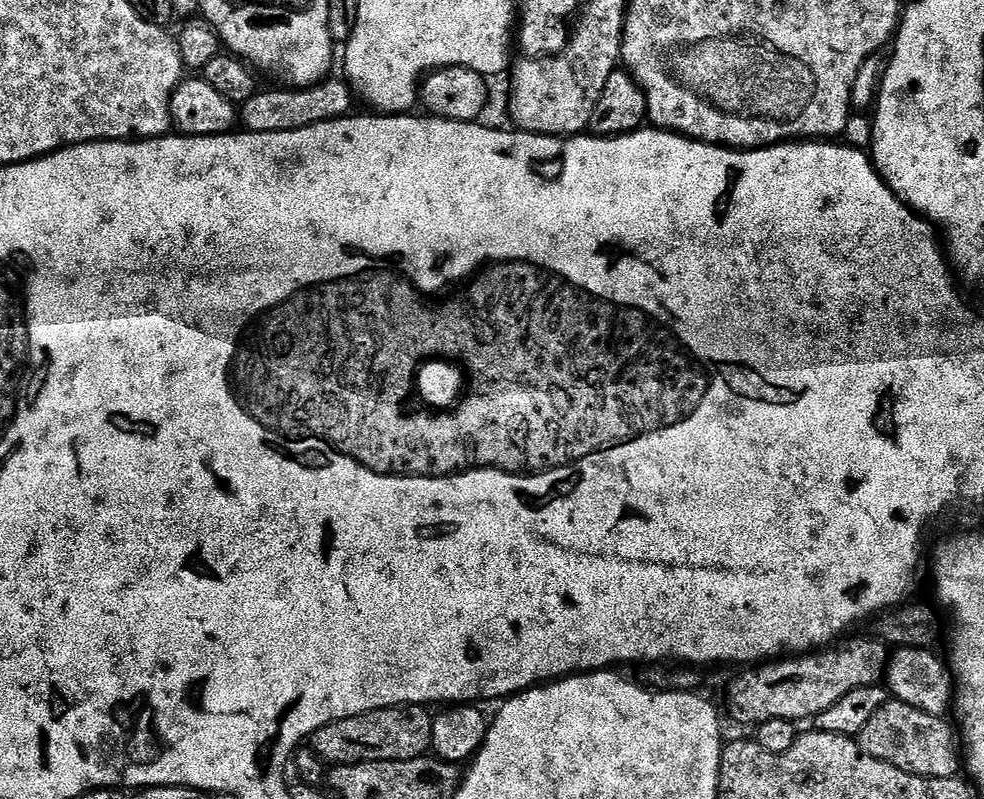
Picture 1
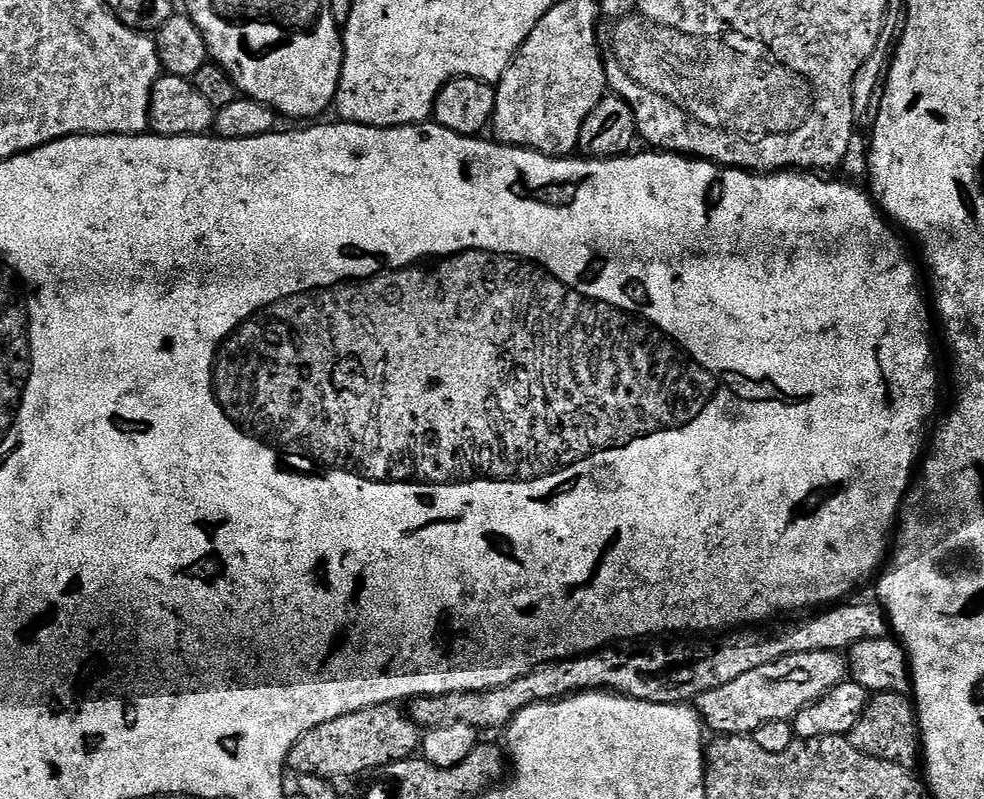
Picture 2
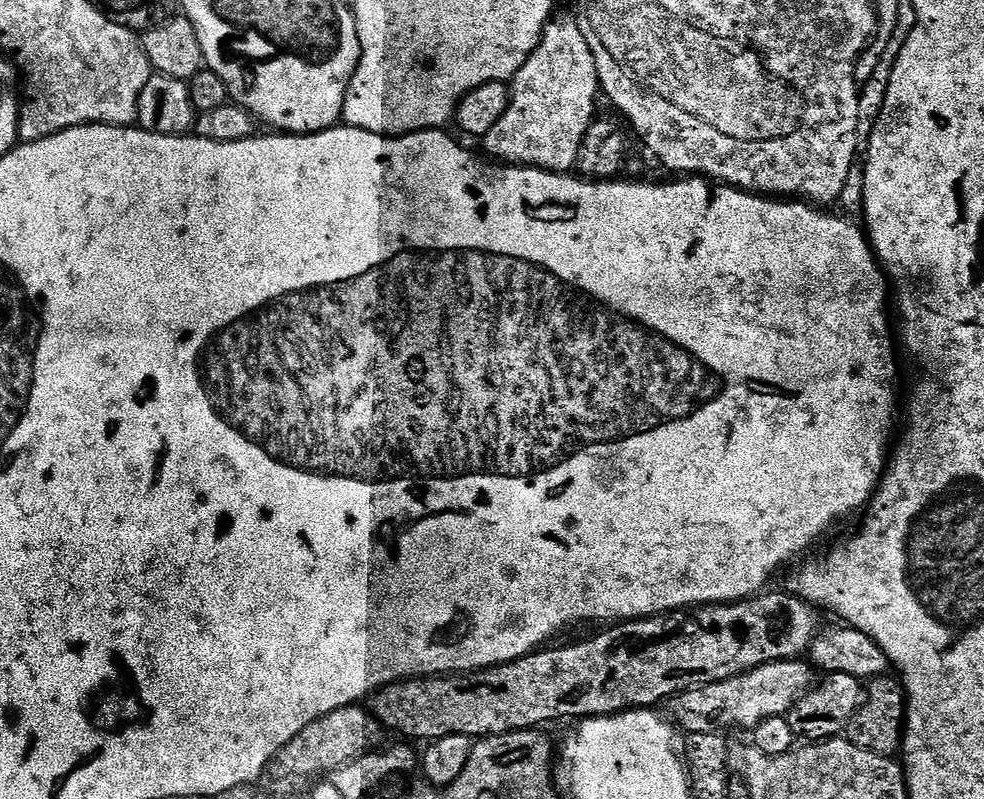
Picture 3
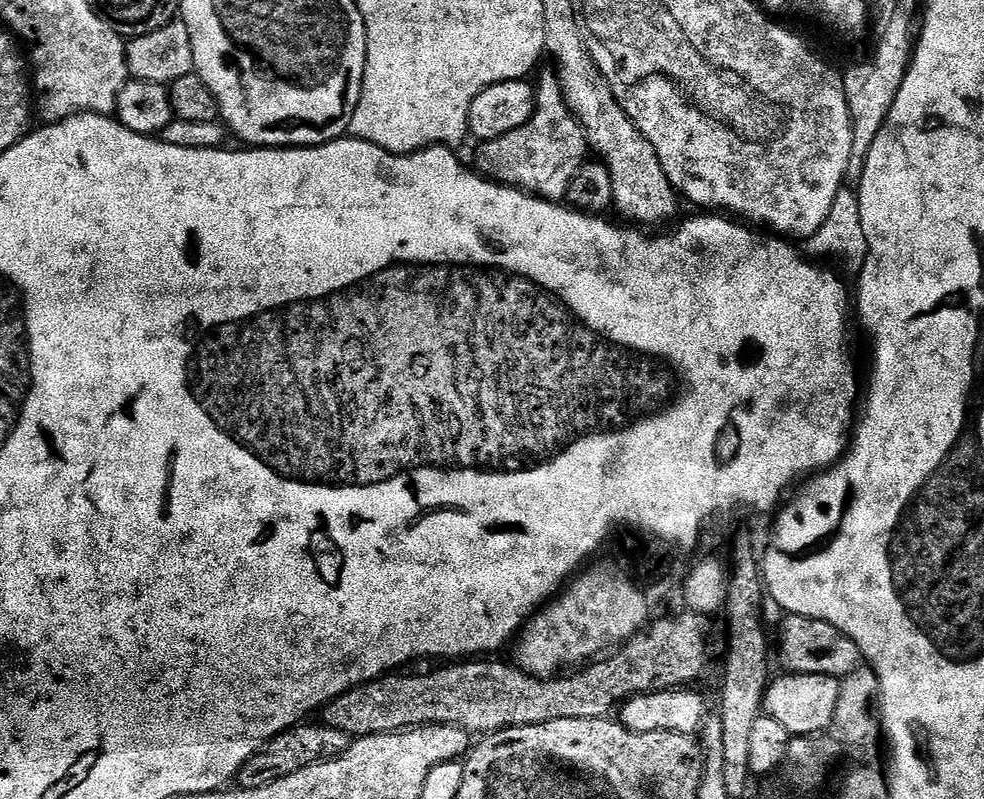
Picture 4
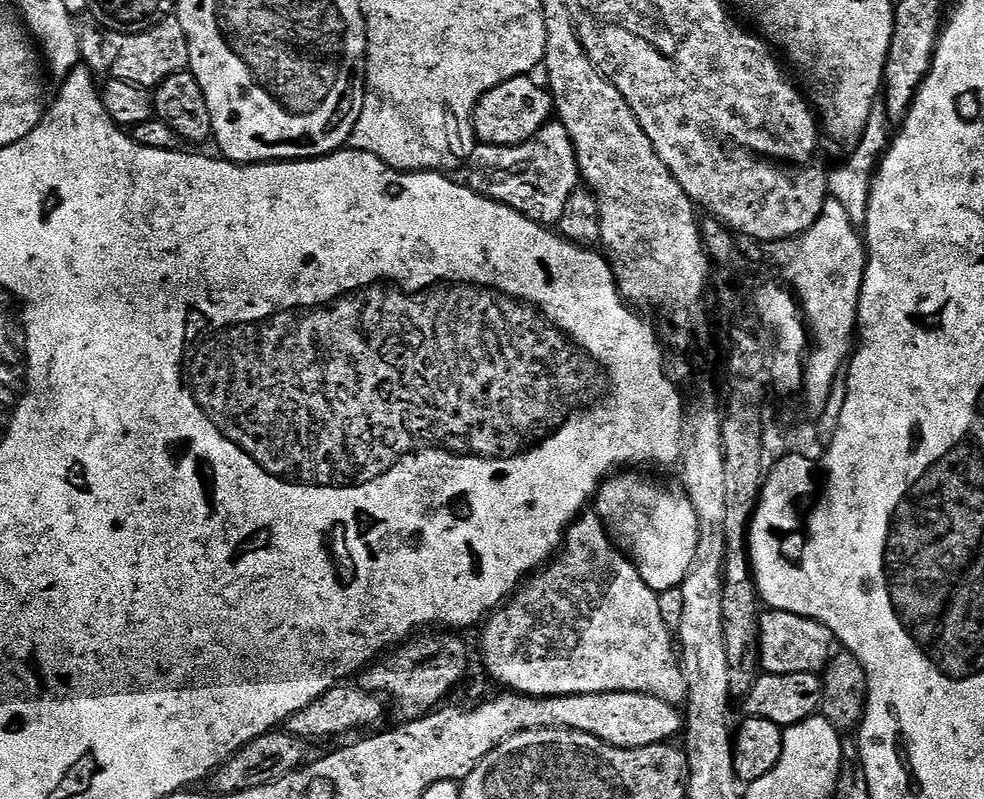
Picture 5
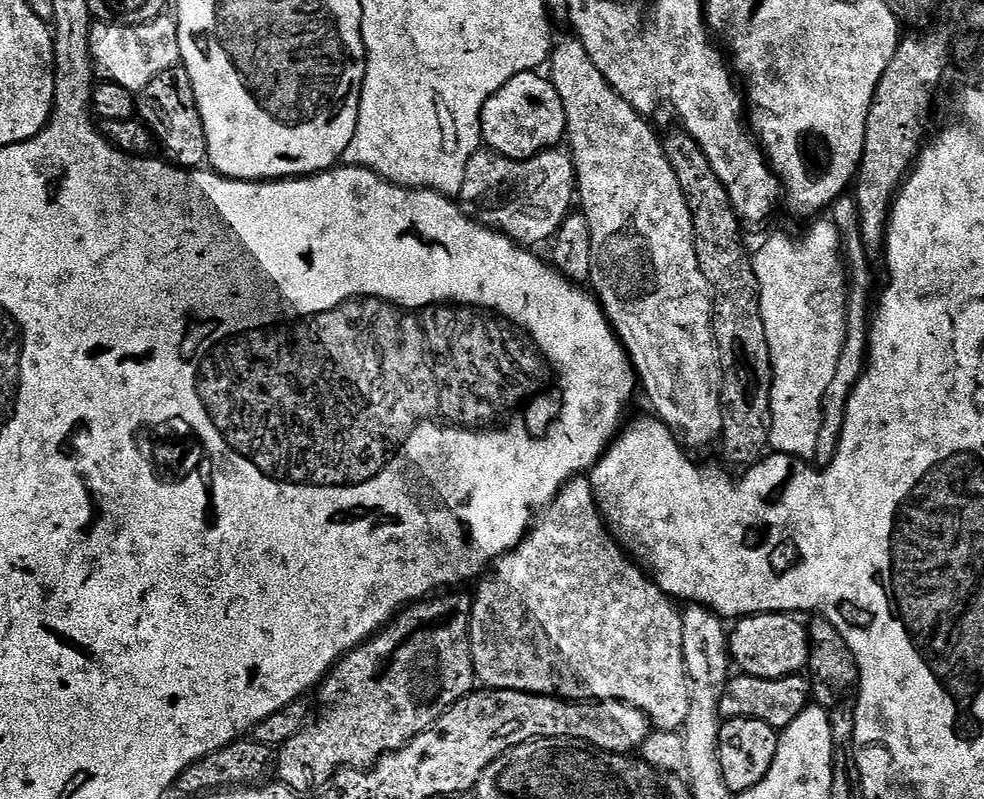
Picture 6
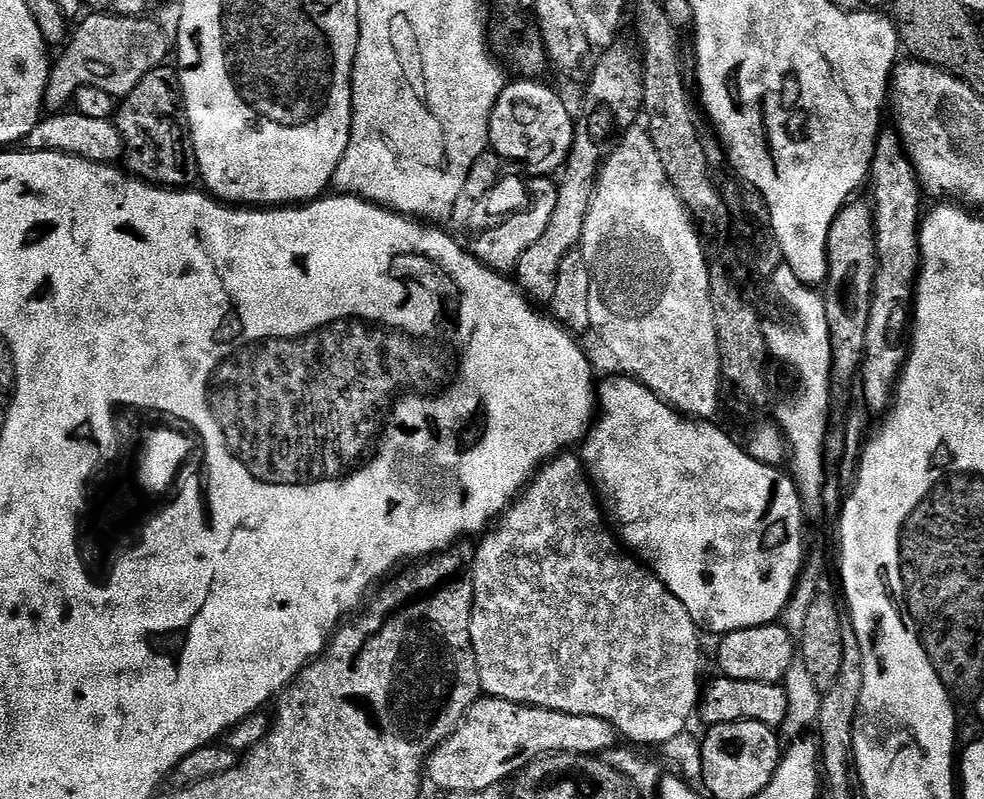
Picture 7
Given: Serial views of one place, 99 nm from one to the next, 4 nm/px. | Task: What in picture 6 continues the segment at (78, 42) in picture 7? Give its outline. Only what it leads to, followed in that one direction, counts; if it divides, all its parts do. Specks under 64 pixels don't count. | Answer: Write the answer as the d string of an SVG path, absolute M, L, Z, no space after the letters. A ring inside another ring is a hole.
M165 14L141 24L106 24L93 23L88 39L93 73L101 81L109 80L118 86L126 86L133 94L139 94L150 86L150 81L158 78L162 70L170 70L180 64L180 47L178 46L178 26L171 15Z

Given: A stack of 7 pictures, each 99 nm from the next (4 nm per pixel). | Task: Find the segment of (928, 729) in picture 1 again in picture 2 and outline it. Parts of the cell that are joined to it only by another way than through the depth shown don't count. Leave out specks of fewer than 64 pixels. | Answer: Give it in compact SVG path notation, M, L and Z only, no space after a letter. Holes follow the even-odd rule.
M878 692L869 699L862 718L858 718L846 738L854 750L862 750L862 754L870 754L870 758L882 758L903 768L915 769L922 756L920 733L916 705L905 693Z

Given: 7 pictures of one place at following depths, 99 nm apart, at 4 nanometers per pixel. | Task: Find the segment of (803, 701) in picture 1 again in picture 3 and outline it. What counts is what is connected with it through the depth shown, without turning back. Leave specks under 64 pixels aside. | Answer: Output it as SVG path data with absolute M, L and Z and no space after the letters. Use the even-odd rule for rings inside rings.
M807 659L770 662L740 676L731 676L729 680L691 688L689 692L680 692L671 697L671 719L675 727L685 733L723 733L728 730L724 728L751 730L757 728L766 718L787 716L794 702L798 702L806 693L812 691L817 680L817 673Z

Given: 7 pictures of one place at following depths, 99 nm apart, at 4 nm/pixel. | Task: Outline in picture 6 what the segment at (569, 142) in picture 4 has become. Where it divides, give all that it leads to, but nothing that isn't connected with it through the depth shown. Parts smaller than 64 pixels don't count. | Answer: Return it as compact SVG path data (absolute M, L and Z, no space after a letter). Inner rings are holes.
M491 151L484 174L492 188L463 201L463 211L471 214L479 223L504 233L521 246L536 246L551 241L561 222L570 214L577 195L576 168L567 151L539 152L531 160L511 160Z

